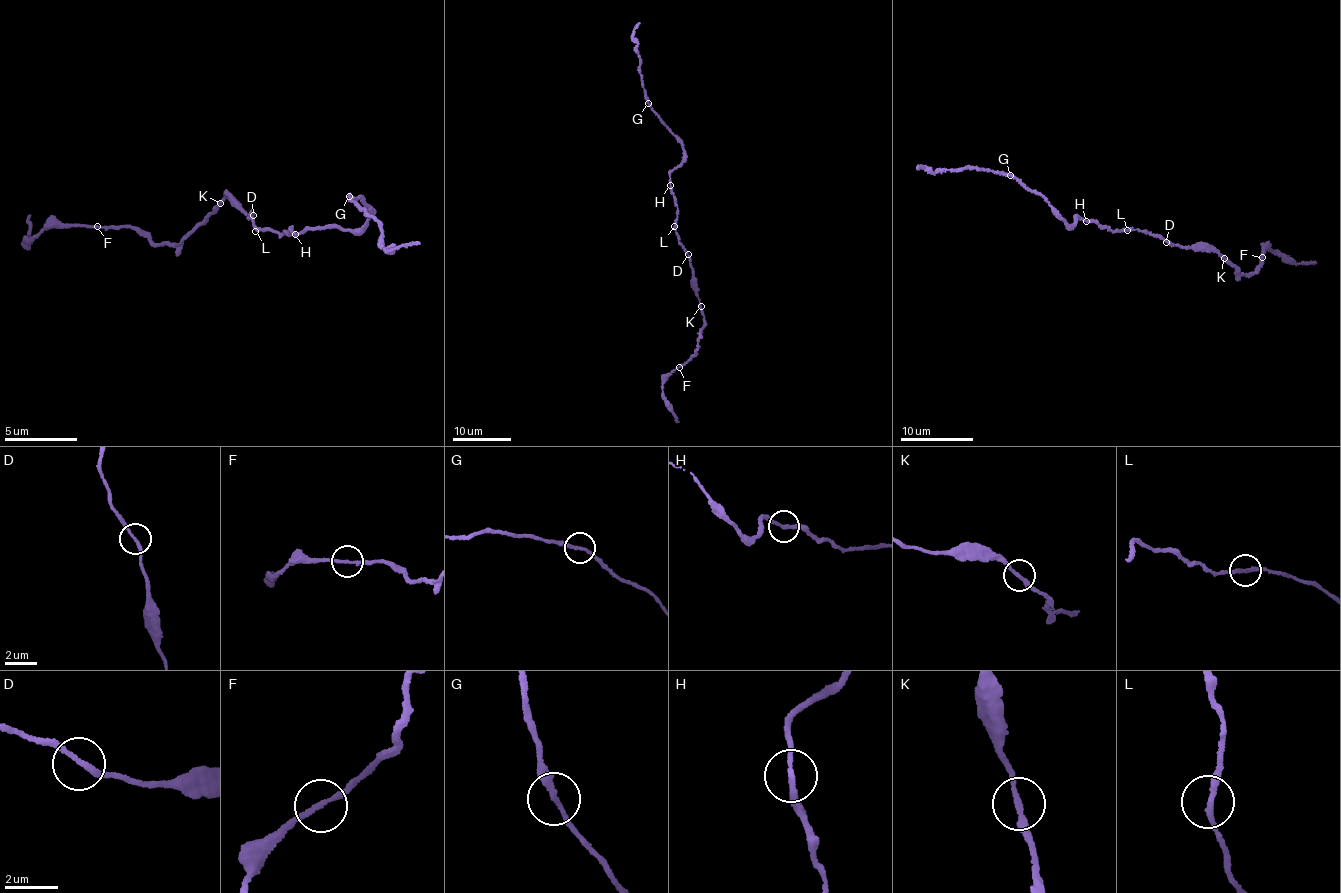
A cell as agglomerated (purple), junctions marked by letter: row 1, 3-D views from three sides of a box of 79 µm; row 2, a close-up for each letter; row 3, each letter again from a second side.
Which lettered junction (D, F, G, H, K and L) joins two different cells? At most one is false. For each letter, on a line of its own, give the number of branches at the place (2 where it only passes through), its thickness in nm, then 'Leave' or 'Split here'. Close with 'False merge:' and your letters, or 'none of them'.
D: Branches: 2. Thickness 190 nm. Leave
F: Branches: 2. Thickness 190 nm. Leave
G: Branches: 2. Thickness 200 nm. Leave
H: Branches: 2. Thickness 190 nm. Leave
K: Branches: 2. Thickness 200 nm. Leave
L: Branches: 2. Thickness 220 nm. Leave
False merge: none of them

